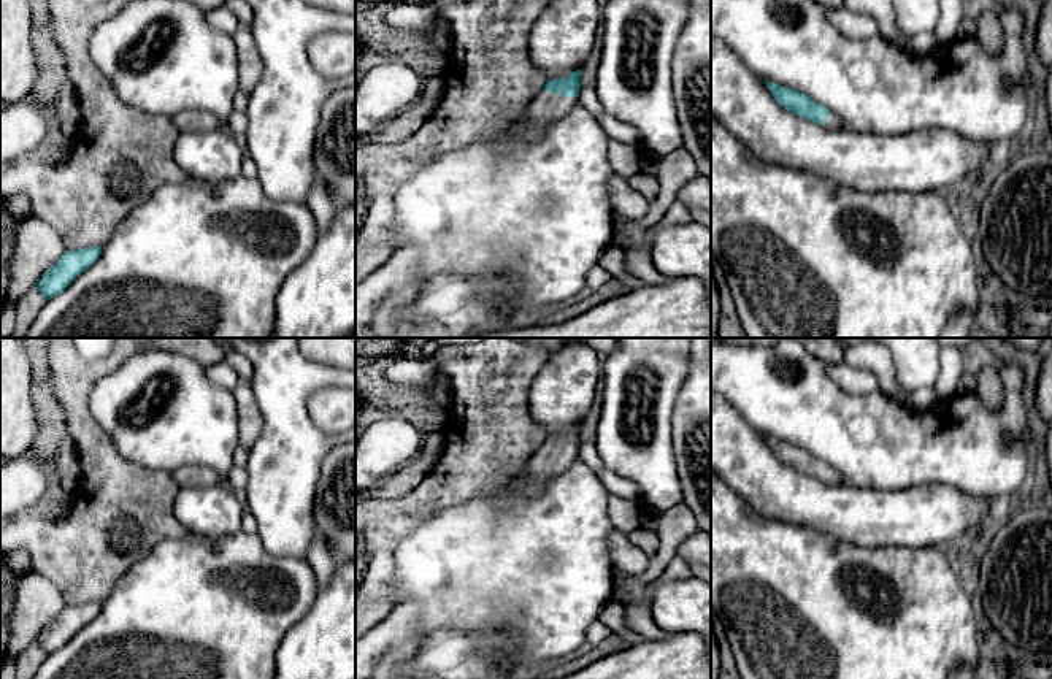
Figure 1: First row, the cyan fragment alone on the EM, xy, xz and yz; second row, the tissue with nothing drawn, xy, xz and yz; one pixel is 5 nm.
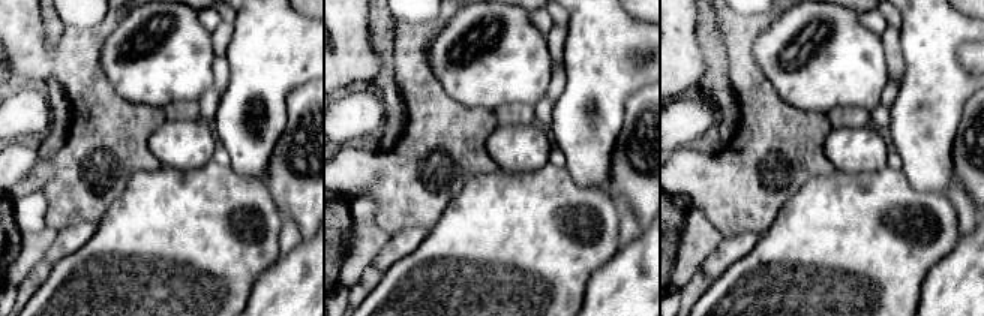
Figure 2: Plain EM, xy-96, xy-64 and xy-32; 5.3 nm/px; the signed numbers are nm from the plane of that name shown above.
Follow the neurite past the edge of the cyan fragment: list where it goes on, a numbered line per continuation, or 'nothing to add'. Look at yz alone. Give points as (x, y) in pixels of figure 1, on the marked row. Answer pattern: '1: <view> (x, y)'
1: yz (832, 122)

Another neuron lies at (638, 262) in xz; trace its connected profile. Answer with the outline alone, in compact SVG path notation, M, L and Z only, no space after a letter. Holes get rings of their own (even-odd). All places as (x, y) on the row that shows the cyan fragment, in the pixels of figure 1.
M654 228L644 232L644 241L625 252L627 271L636 276L644 286L665 286L673 279L658 273L651 262Z

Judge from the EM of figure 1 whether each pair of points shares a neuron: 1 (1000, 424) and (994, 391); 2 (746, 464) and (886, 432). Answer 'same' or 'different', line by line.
1: different
2: different

